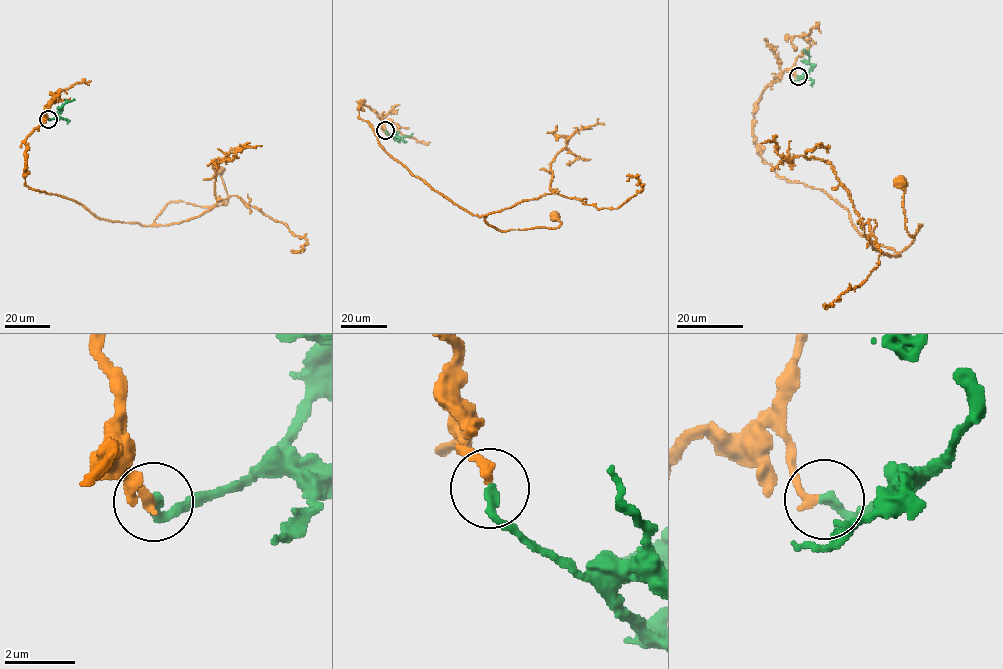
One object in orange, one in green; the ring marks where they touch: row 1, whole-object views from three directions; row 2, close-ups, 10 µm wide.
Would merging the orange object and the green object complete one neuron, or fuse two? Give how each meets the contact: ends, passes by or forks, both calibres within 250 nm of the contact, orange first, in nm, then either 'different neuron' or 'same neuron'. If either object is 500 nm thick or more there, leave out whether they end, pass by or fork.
orange ends there; green ends there; 240 nm thick on the orange side, 240 nm on the other; same neuron

